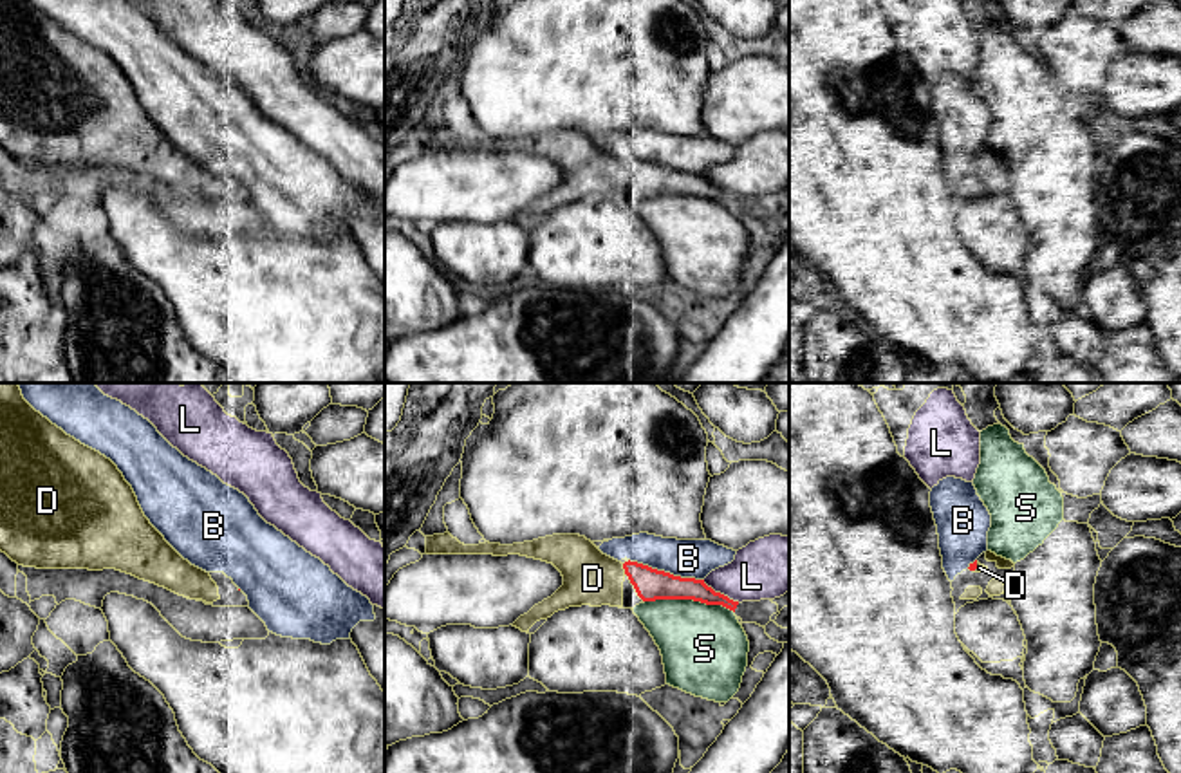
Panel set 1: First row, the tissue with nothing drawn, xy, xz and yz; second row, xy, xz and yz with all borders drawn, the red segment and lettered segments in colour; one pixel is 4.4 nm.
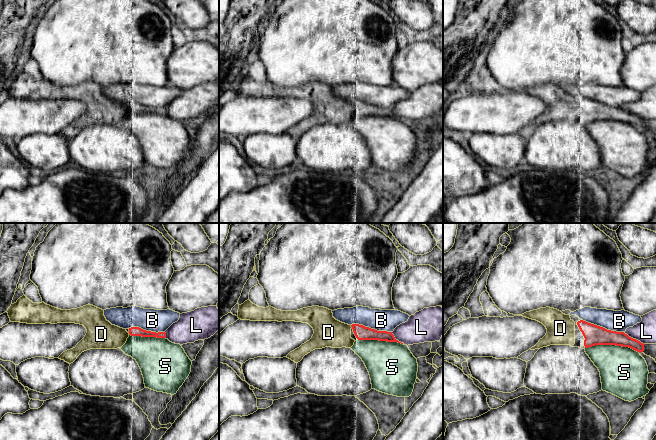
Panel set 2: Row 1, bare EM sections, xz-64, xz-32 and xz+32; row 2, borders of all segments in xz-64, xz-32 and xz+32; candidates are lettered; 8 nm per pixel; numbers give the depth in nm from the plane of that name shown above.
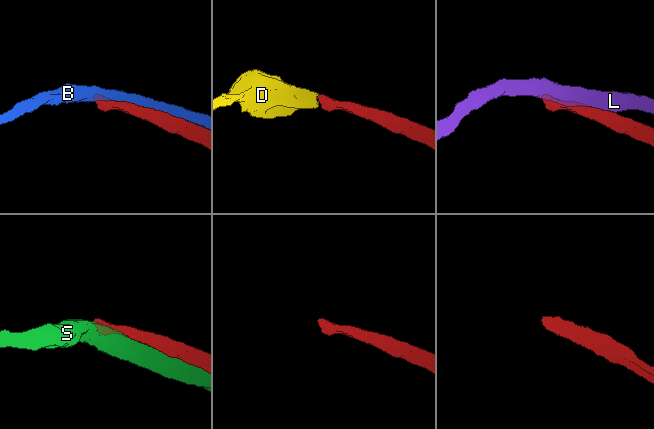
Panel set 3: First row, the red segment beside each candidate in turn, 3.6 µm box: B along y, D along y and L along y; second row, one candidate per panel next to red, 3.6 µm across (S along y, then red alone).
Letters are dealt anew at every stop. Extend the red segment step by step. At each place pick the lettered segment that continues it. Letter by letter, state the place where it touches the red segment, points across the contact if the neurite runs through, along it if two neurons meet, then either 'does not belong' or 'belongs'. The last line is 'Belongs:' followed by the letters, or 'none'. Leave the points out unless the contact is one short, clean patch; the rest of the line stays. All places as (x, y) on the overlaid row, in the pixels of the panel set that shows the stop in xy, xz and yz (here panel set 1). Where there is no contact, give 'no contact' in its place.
B: meets red in xz at (667, 573); does not belong
D: meets red in xz at (623, 568); belongs
L: meets red in xz at (719, 593); does not belong
S: meets red in xz at (690, 598); does not belong
Belongs: D

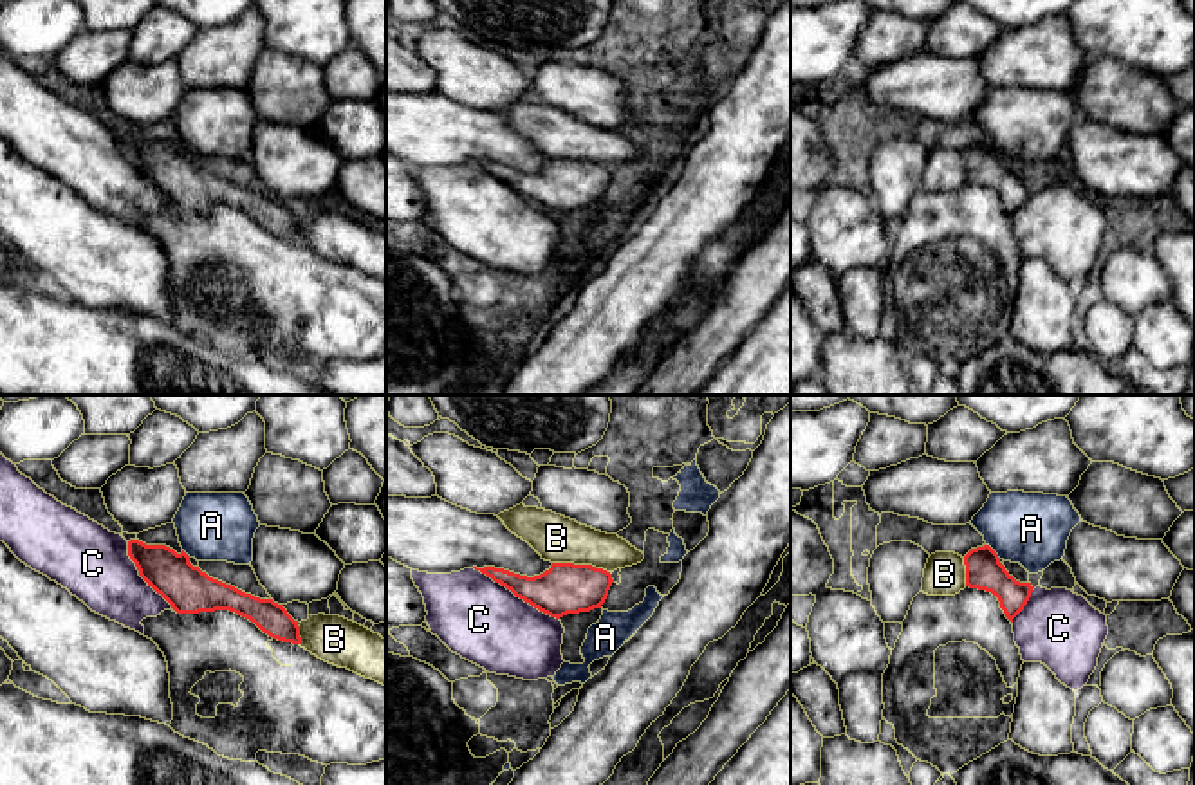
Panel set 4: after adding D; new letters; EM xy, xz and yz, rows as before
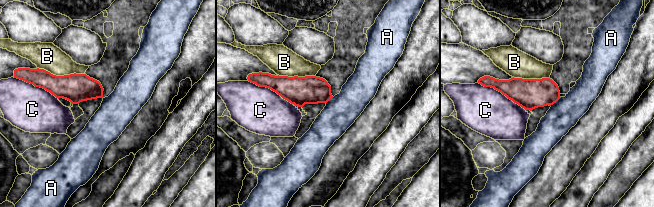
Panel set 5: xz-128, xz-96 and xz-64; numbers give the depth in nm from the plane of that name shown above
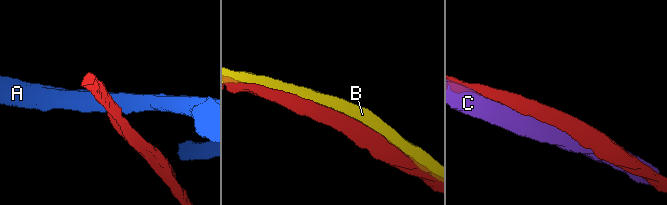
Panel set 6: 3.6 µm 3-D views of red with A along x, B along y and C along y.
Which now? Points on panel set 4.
A: meets red in yz at (993, 551); border along yz (986, 544), (1000, 558); does not belong
B: meets red in xz at (582, 565); does not belong
C: meets red in xz at (517, 596); does not belong
Belongs: none

